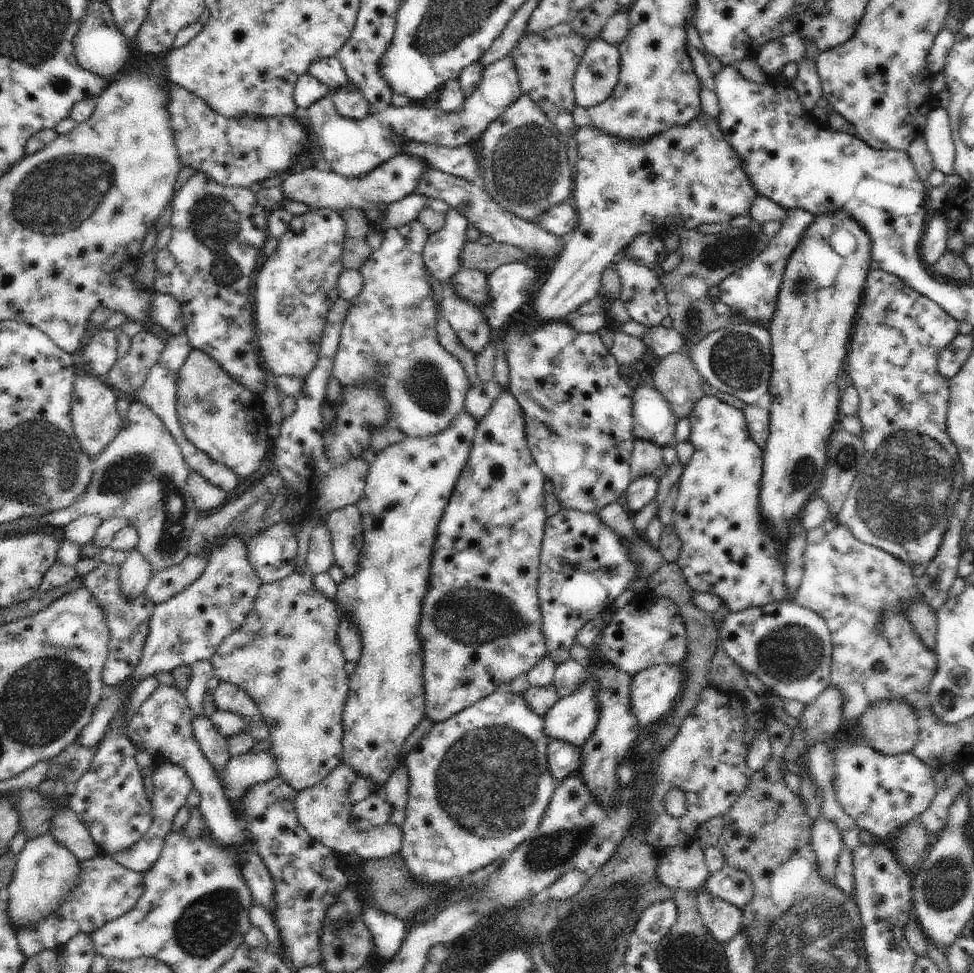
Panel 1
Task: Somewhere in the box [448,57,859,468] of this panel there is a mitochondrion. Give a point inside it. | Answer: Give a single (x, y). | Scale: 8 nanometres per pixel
(529, 160)

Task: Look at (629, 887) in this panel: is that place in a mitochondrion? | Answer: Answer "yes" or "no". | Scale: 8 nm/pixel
yes

